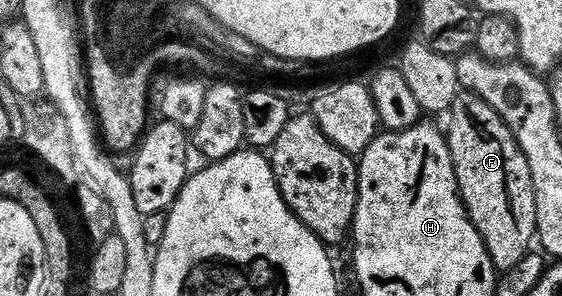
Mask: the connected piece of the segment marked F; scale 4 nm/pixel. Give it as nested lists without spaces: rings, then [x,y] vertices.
[[[459,94],[452,102],[448,119],[444,135],[452,154],[462,205],[476,226],[495,269],[499,273],[512,270],[512,266],[535,247],[538,235],[536,194],[532,190],[528,158],[524,158],[512,130],[508,130],[500,114],[478,96]]]

